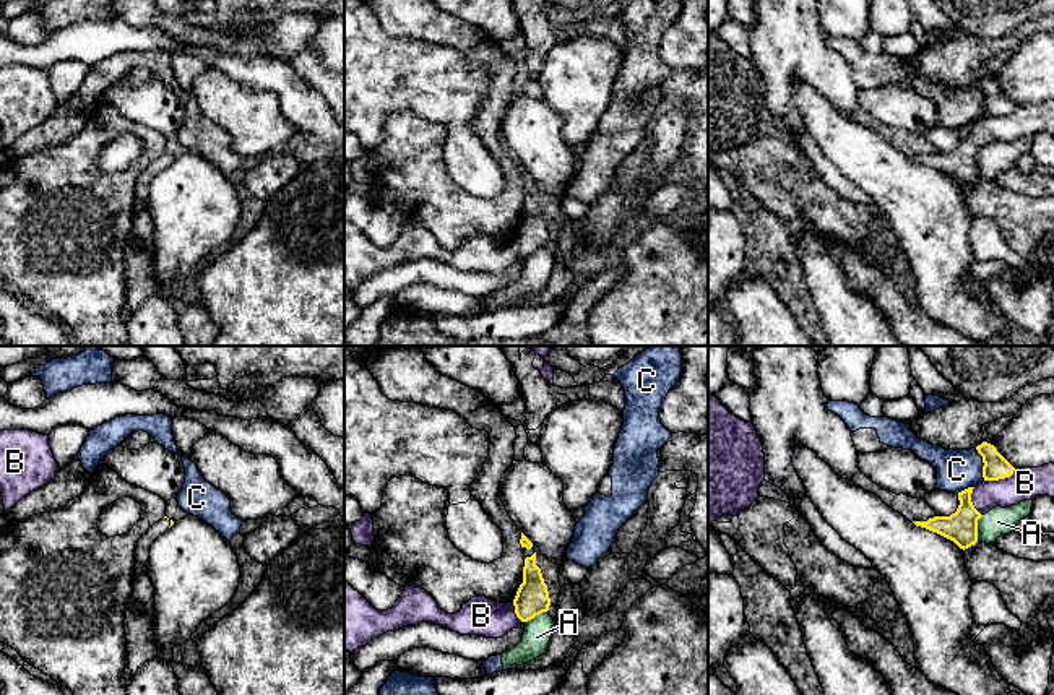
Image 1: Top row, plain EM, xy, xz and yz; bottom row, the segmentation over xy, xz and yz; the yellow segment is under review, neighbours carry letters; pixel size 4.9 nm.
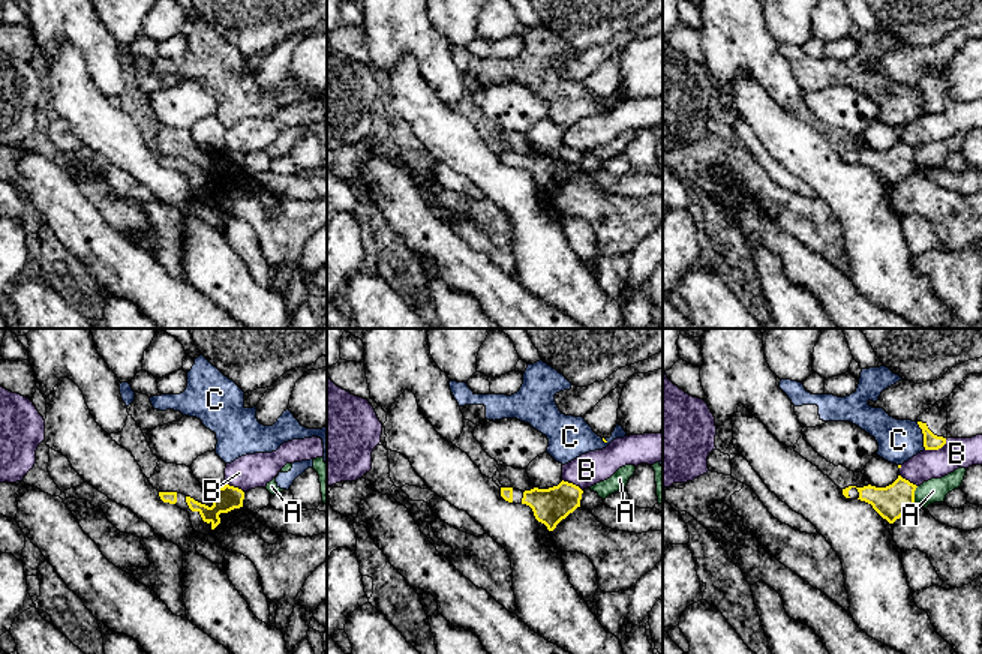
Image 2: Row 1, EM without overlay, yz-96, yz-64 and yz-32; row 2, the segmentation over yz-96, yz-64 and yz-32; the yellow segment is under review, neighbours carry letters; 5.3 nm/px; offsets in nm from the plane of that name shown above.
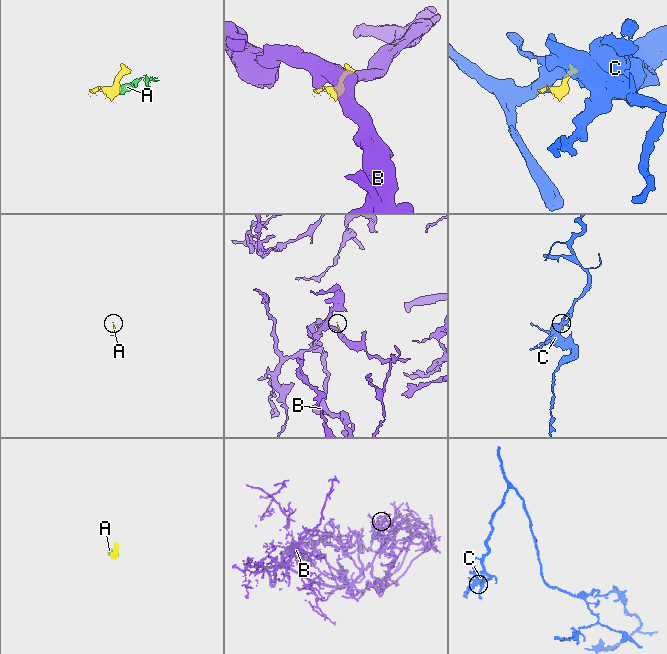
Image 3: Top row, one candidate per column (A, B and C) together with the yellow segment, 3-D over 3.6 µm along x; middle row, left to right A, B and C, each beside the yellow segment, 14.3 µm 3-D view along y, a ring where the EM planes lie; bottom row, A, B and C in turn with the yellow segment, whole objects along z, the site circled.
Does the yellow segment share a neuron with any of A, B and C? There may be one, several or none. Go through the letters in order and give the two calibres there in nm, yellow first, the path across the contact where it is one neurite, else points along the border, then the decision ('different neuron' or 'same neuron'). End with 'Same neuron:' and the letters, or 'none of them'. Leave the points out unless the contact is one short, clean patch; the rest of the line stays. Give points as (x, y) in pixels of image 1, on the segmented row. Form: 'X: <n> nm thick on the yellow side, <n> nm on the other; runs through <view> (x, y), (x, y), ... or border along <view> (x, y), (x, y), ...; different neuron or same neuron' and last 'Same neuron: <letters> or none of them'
A: 160 nm thick on the yellow side, 140 nm on the other; border along yz (983, 515), (978, 520), (976, 539); different neuron
B: 120 nm thick on the yellow side, 160 nm on the other; border along yz (1015, 468), (1009, 476), (984, 481); different neuron
C: 120 nm thick on the yellow side, 200 nm on the other; border along yz (975, 448), (981, 457), (984, 479); different neuron
Same neuron: none of them

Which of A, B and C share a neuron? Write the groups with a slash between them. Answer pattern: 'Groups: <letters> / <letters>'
Groups: A C / B

